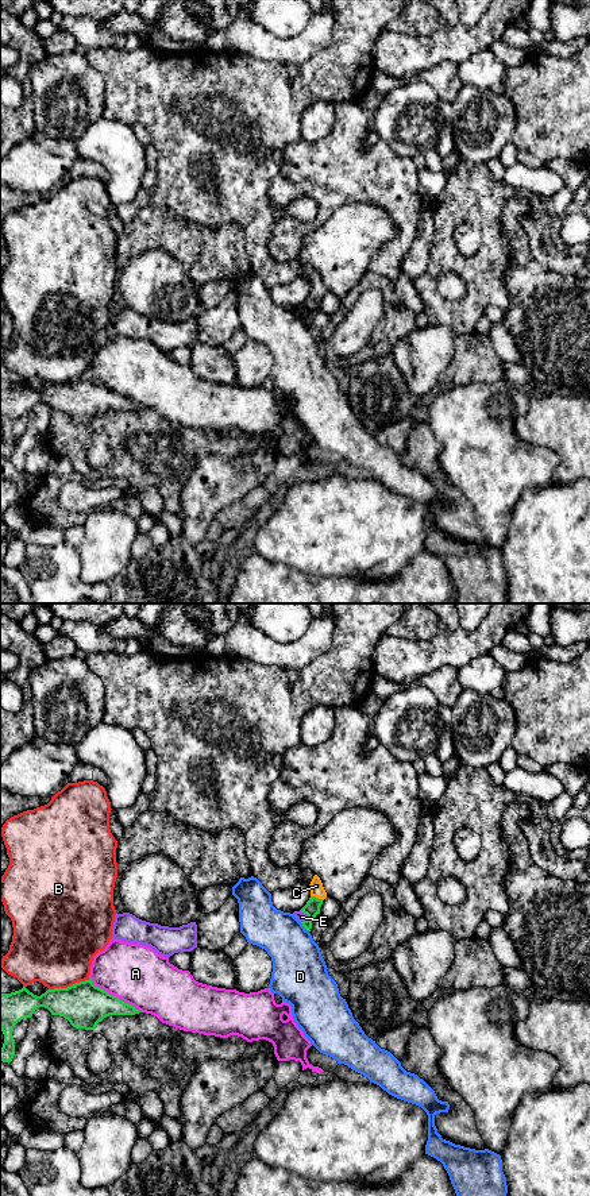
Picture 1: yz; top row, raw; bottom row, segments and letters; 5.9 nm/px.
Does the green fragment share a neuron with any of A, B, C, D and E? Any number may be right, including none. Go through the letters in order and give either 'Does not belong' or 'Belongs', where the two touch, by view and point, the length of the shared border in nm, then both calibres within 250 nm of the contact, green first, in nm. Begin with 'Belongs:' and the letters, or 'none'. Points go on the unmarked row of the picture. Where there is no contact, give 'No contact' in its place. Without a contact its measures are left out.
Belongs: C
A: Does not belong. Touches green at yz (115, 392). Shared border 380 nm. Thickness 260 nm (green) against 360 nm
B: Does not belong. Touches green at yz (70, 381). Shared border 260 nm. Thickness 260 nm (green) against 460 nm
C: Belongs. Touches green at yz (317, 293). Shared border 80 nm. Thickness 90 nm (green) against 80 nm
D: Does not belong. Touches green at yz (304, 321). Shared border 80 nm. Thickness 90 nm (green) against 300 nm
E: Does not belong. Touches green at yz (307, 309). Shared border 80 nm. Thickness 90 nm (green) against 60 nm

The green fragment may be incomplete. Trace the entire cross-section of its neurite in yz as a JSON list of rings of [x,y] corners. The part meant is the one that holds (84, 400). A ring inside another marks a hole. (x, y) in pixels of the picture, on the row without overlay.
[[[85,375],[76,378],[68,383],[47,385],[41,391],[34,390],[26,382],[11,389],[0,390],[0,423],[4,429],[4,439],[0,444],[0,456],[11,458],[15,451],[15,435],[12,431],[14,423],[24,413],[31,413],[39,402],[47,404],[51,410],[63,412],[76,424],[95,425],[97,418],[109,410],[135,410],[142,406],[134,401],[120,396],[119,393],[99,383],[93,377]]]

